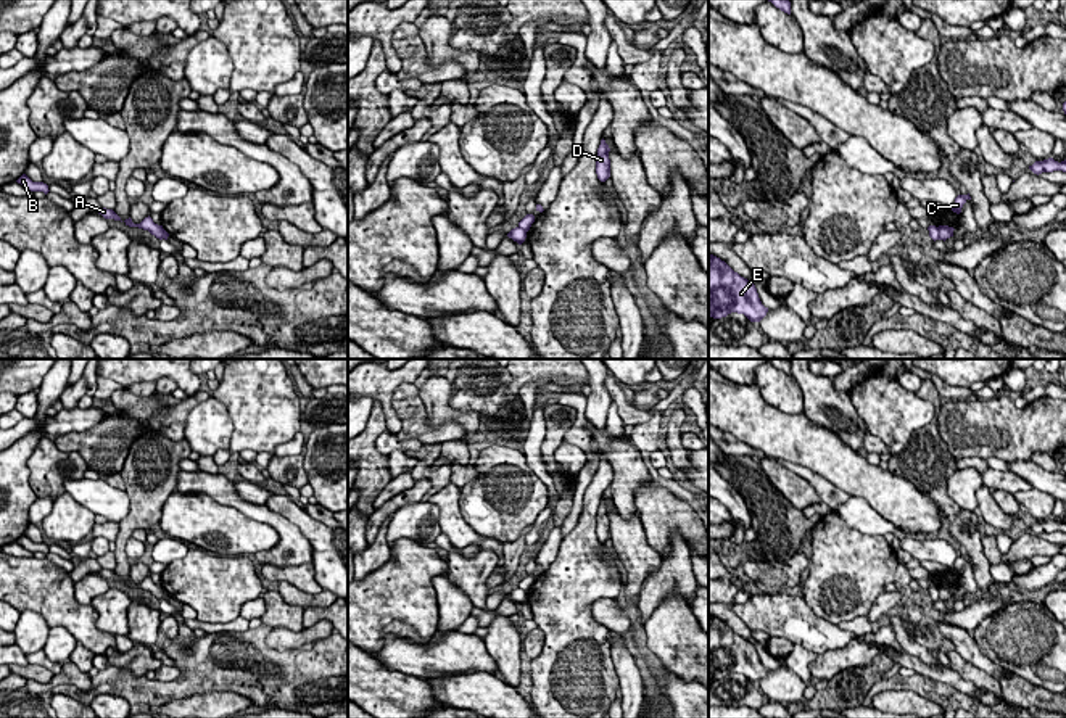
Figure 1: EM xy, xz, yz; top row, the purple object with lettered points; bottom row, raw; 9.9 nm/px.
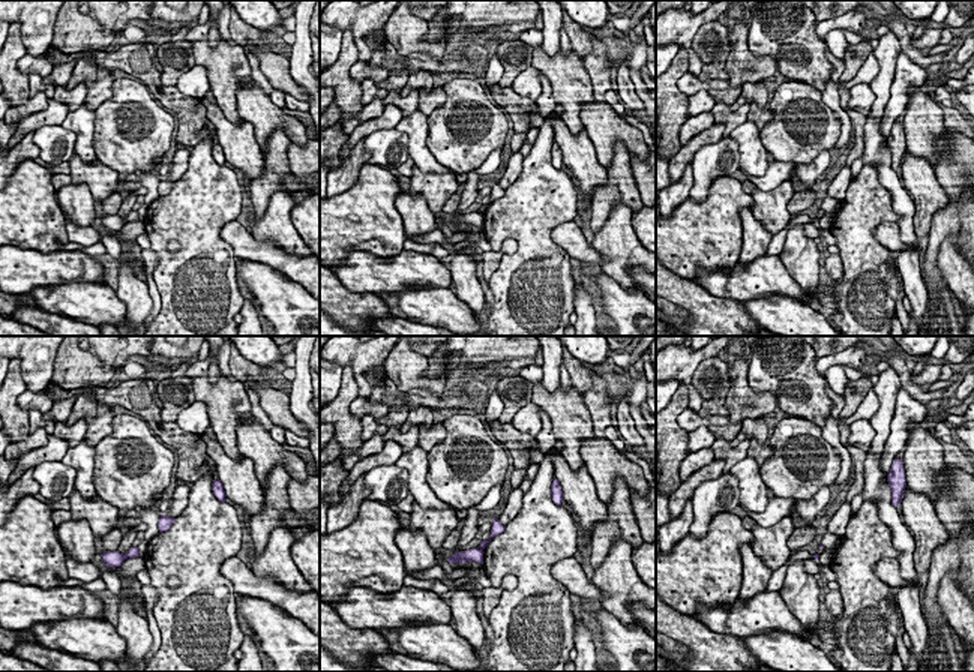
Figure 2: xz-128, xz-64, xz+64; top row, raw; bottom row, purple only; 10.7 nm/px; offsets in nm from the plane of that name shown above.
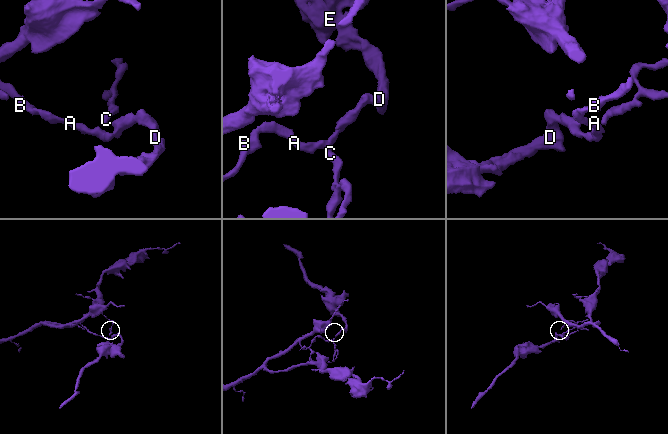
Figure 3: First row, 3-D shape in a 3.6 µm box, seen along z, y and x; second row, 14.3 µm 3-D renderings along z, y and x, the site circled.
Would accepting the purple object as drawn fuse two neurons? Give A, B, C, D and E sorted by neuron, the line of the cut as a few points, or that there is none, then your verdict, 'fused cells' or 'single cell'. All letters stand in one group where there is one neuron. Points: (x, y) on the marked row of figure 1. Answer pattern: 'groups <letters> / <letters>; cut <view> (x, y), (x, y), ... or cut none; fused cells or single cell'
groups A B C / D E; cut xz (519, 226), (527, 231); fused cells

